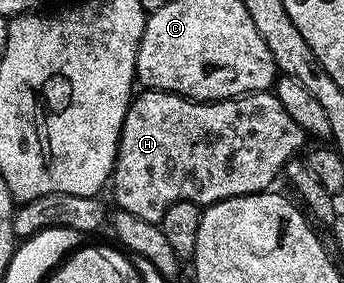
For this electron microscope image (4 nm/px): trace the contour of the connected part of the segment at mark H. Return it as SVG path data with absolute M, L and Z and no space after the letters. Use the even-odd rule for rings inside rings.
M142 90L131 99L122 123L118 160L112 177L114 200L121 211L136 214L136 218L144 218L144 222L161 225L164 210L176 202L205 206L267 191L273 185L270 183L283 175L286 163L307 147L306 143L308 137L304 129L288 118L288 110L280 106L277 96L270 90L209 102L192 100L174 92Z

